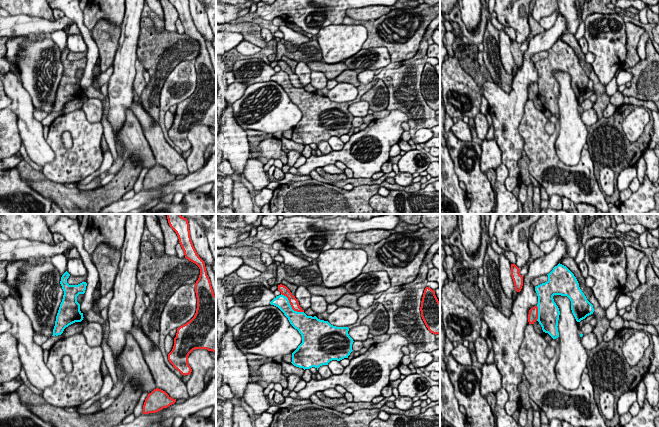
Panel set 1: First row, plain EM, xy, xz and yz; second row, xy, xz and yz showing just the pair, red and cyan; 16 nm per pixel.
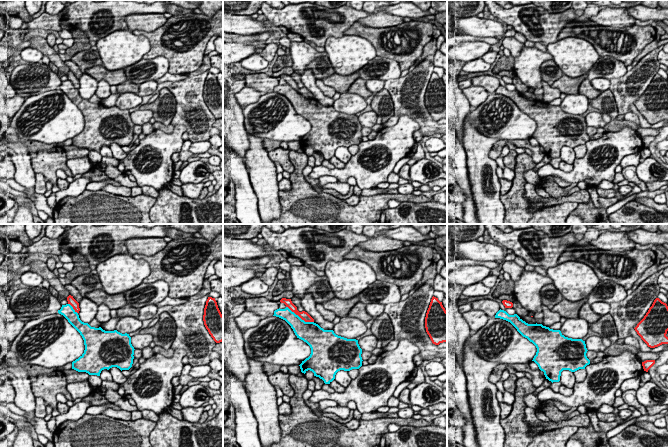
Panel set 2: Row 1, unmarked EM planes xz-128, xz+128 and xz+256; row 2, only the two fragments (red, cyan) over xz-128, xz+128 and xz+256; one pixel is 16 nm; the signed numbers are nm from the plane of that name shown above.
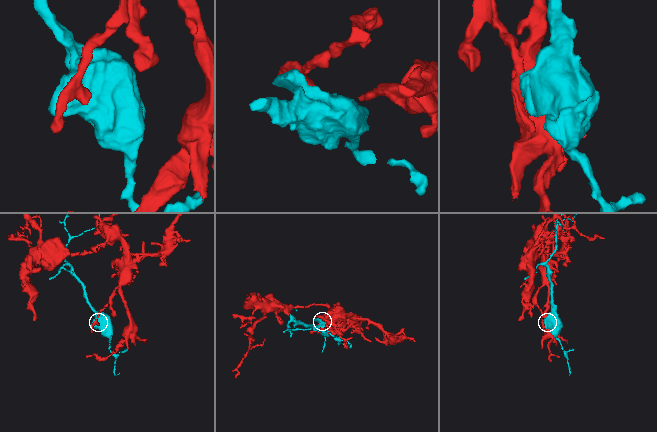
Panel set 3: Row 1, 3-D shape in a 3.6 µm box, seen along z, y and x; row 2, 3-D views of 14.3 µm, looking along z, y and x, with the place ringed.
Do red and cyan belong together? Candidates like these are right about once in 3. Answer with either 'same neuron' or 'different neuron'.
different neuron

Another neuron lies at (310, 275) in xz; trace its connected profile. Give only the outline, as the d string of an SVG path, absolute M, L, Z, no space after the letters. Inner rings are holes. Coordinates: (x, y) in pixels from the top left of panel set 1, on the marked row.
M316 263L301 268L294 276L289 276L287 271L282 268L281 265L277 266L275 284L280 285L283 280L298 287L304 286L308 288L313 285L323 285L322 276Z

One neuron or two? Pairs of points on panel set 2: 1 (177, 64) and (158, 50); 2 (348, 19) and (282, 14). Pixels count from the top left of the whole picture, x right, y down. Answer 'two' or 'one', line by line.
1: one
2: one

